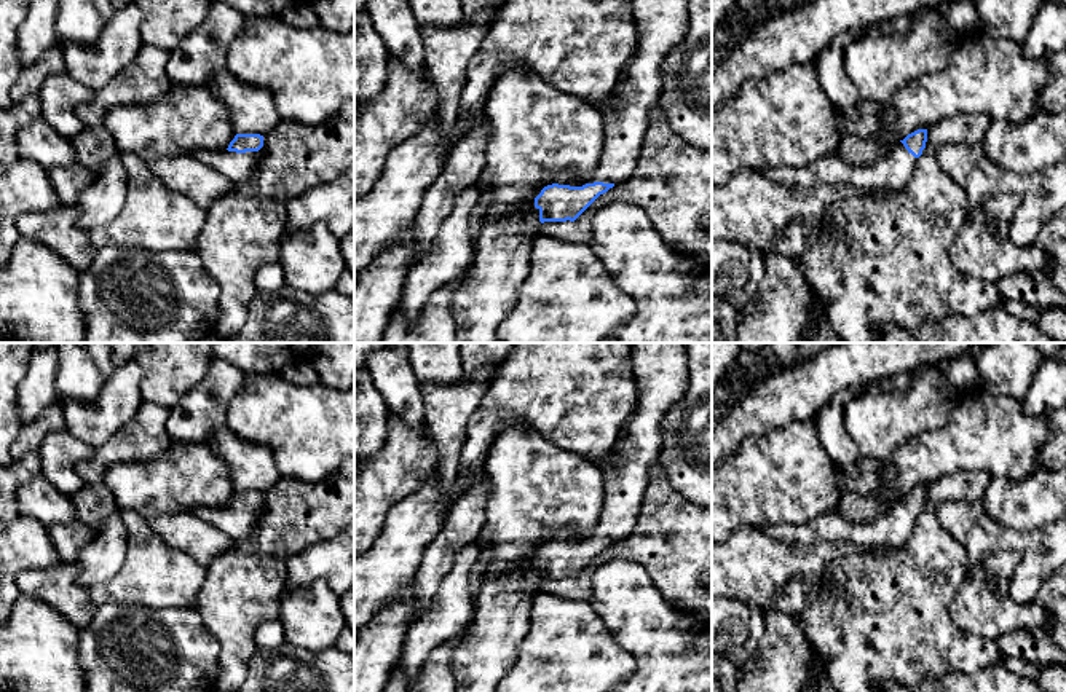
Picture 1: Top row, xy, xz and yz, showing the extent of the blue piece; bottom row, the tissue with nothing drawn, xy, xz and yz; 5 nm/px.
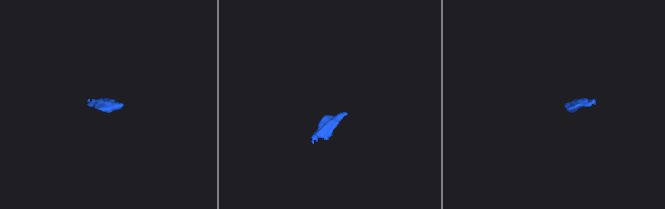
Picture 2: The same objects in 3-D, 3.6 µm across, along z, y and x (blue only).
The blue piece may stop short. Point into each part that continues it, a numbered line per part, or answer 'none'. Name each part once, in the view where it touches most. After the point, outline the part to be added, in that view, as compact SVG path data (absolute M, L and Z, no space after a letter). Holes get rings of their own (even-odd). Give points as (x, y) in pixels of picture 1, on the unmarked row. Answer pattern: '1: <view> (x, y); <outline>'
1: xz (659, 370); M632 343L627 364L637 400L624 437L595 464L605 478L600 518L589 533L567 531L559 542L619 542L634 531L649 469L659 461L662 419L686 392L688 365L683 343Z

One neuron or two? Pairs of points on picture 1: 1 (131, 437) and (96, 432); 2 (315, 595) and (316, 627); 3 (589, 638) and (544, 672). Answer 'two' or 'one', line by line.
1: two
2: one
3: one

